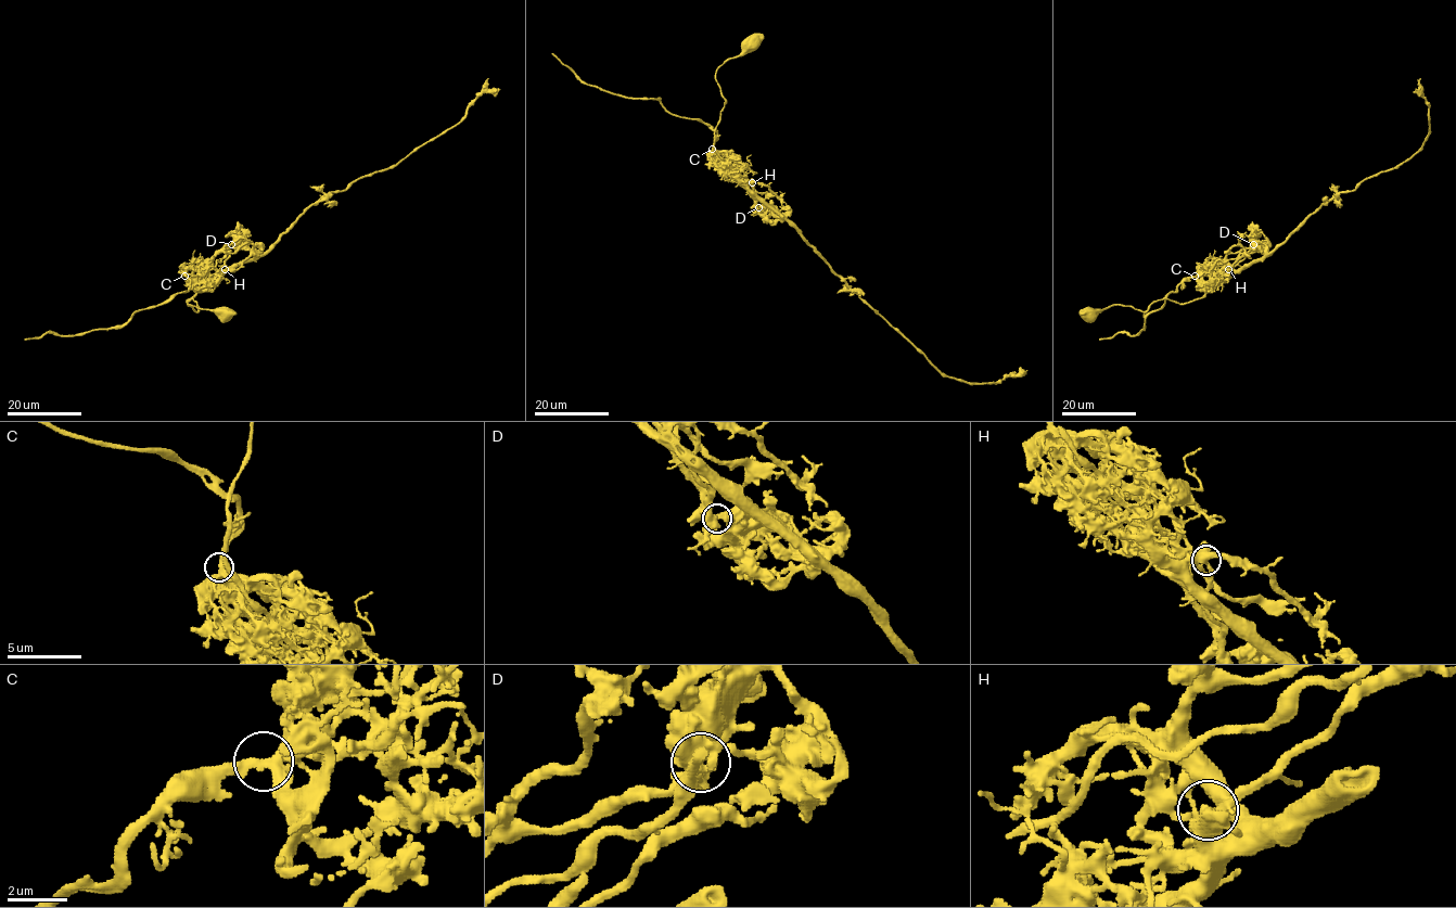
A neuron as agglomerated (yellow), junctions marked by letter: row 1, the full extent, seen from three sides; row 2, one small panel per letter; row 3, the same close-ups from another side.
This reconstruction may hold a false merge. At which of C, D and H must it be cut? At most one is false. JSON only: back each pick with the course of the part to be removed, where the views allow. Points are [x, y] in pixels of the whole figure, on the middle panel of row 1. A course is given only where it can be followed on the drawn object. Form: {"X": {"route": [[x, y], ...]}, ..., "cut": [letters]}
{"D": {"route": [[757, 207], [765, 204], [743, 169], [713, 149], [713, 129], [672, 115], [659, 100], [588, 85], [552, 53]]}, "cut": ["D"]}

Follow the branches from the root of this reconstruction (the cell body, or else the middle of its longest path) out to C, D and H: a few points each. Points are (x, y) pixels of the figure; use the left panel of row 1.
C: (222, 312), (189, 305), (198, 310), (192, 298), (187, 303), (196, 292), (184, 276)
D: (222, 312), (189, 305), (196, 311), (196, 303), (192, 298), (187, 302), (205, 283), (208, 261), (230, 244)
H: (222, 312), (189, 305), (196, 311), (196, 303), (192, 298), (187, 302), (225, 269)

